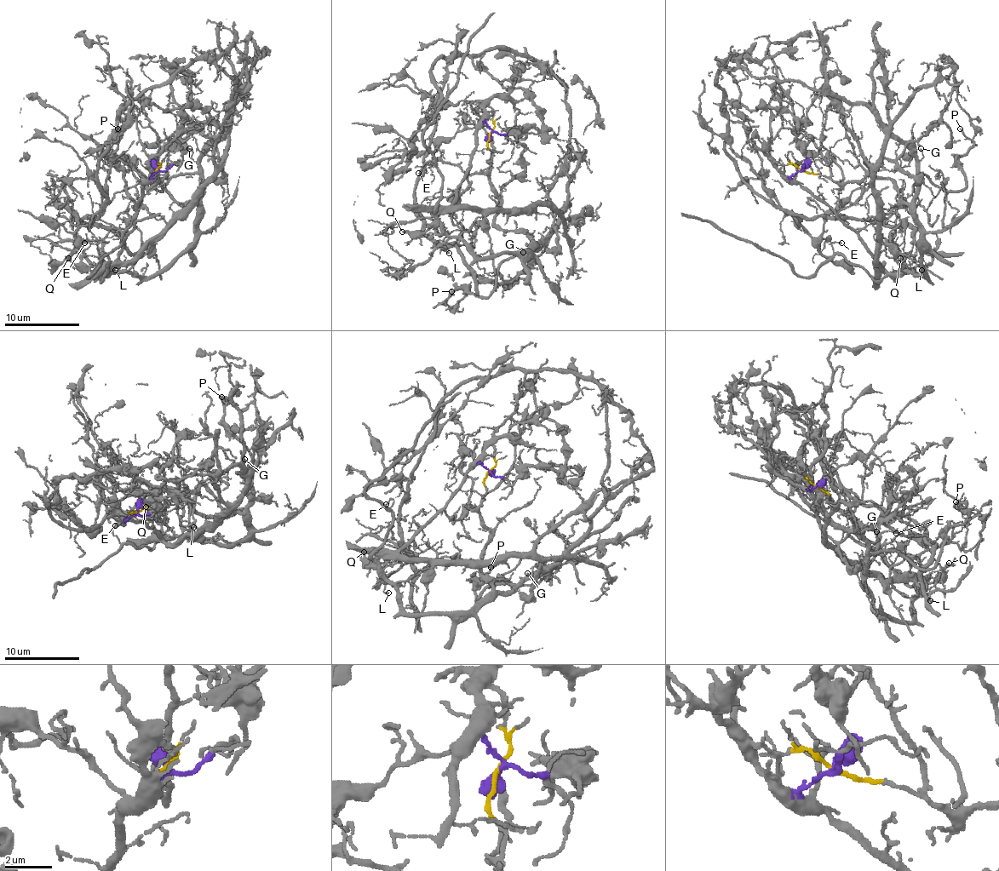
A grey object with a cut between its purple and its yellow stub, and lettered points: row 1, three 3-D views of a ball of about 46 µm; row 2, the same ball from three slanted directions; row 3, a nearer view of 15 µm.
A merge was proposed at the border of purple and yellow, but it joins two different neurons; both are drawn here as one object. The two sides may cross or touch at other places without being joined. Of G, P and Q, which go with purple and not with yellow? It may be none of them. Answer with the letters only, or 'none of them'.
Q

